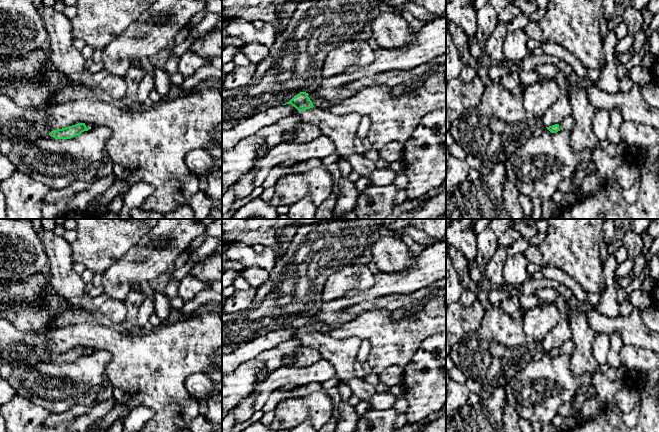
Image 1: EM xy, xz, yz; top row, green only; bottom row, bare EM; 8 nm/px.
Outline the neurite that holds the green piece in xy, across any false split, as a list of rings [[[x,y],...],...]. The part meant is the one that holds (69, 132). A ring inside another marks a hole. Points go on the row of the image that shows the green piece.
[[[78,123],[66,128],[53,130],[49,135],[55,139],[70,139],[94,127],[96,127],[94,124]]]

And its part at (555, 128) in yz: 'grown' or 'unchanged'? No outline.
grown

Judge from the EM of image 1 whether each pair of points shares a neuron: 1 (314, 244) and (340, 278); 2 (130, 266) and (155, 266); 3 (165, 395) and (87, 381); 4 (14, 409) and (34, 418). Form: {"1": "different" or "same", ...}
{"1": "different", "2": "same", "3": "different", "4": "same"}

